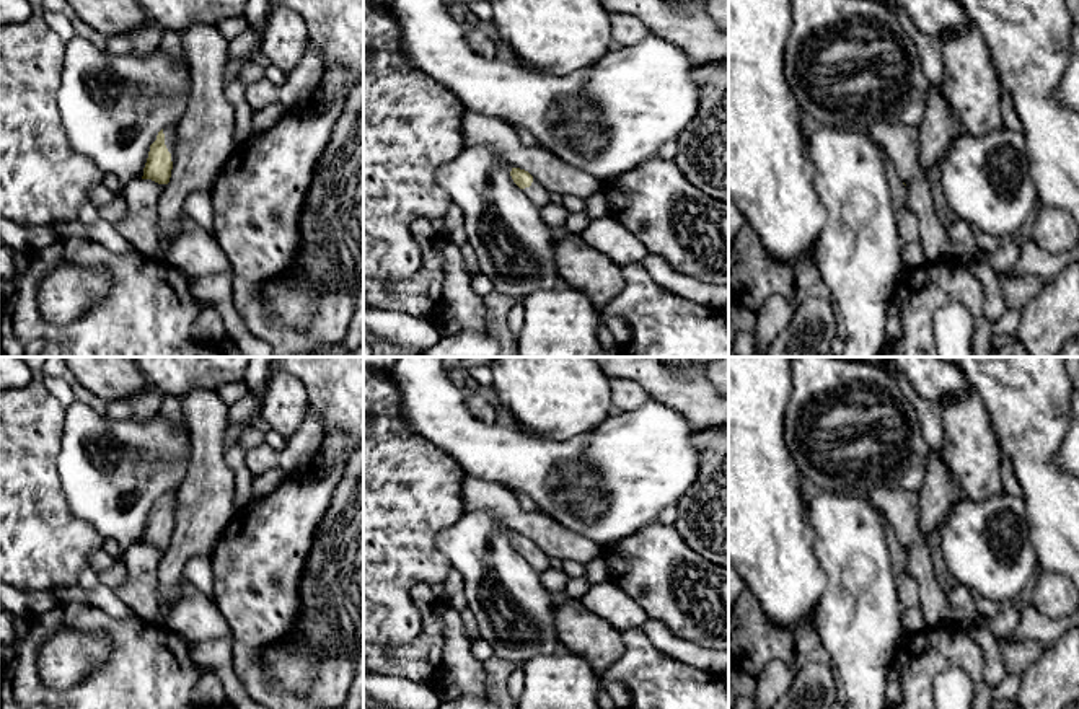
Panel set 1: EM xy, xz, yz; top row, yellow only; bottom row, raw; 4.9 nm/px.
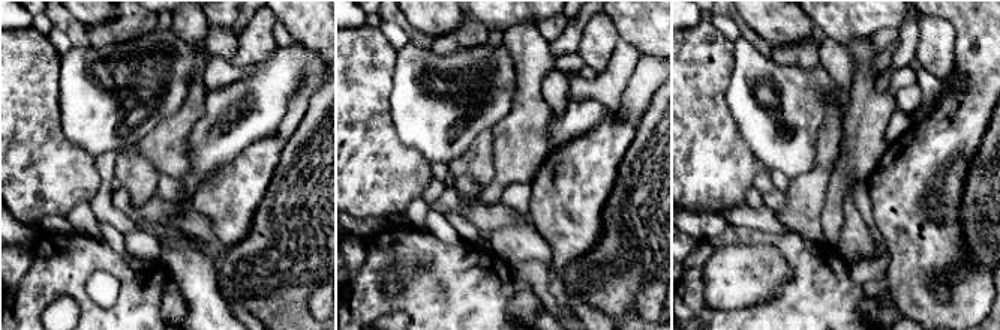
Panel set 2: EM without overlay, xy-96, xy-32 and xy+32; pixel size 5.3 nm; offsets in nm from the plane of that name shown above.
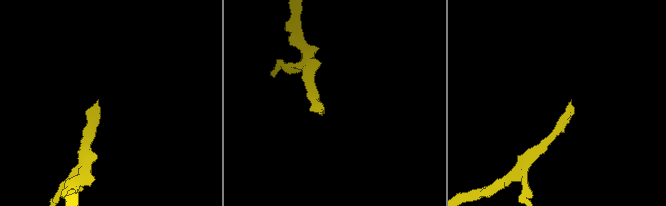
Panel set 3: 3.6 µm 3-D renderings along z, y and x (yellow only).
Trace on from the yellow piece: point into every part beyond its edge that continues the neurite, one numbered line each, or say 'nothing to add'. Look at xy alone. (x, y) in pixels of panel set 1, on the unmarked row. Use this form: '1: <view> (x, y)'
1: xy (170, 494)

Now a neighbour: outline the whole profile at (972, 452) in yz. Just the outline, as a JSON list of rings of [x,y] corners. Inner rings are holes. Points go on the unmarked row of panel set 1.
[[[968,388],[958,398],[944,399],[940,411],[942,458],[960,482],[963,497],[981,502],[1004,492],[1001,447],[980,396]]]

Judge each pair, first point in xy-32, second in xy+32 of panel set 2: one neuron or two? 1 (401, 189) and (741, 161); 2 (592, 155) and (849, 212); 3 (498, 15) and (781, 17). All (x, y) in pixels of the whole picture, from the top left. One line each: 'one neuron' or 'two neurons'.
1: one neuron
2: two neurons
3: two neurons

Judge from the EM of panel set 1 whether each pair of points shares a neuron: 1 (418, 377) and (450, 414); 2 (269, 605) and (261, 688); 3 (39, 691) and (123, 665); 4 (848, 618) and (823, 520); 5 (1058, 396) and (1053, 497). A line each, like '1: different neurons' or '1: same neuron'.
1: same neuron
2: same neuron
3: same neuron
4: same neuron
5: same neuron

